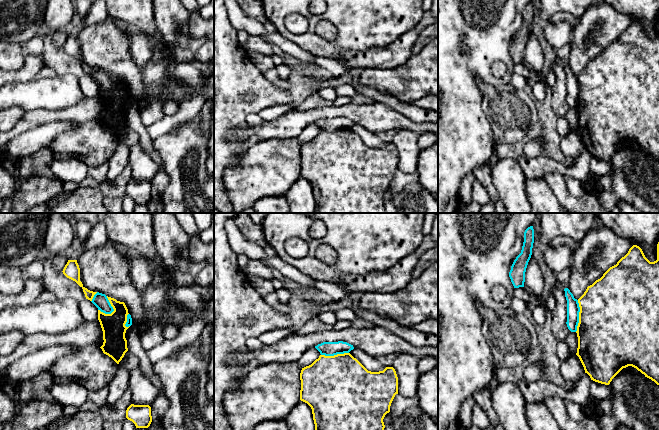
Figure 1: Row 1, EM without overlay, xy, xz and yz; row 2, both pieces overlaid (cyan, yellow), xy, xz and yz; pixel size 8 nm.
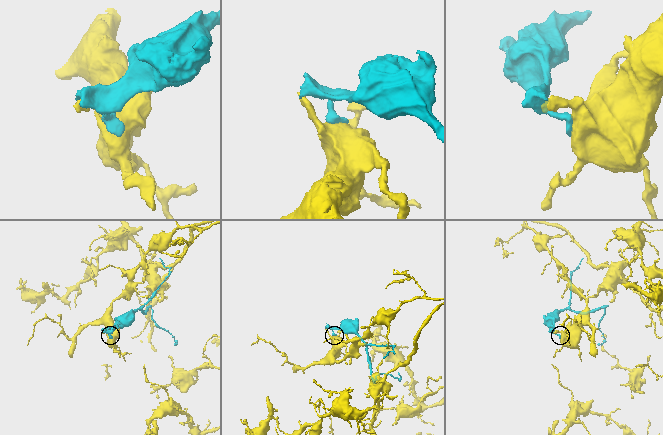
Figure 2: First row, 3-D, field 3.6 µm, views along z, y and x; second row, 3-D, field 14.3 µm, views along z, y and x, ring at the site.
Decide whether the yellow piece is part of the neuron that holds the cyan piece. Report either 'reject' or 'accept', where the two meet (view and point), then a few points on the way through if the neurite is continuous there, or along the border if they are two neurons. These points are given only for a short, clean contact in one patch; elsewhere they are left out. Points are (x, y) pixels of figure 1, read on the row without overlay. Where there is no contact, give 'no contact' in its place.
reject; contact yz (578, 92); border yz (578, 76), (579, 98), (575, 107)

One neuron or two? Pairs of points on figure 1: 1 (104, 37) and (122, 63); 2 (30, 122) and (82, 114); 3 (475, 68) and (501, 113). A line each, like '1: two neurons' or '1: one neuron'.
1: one neuron
2: one neuron
3: two neurons

